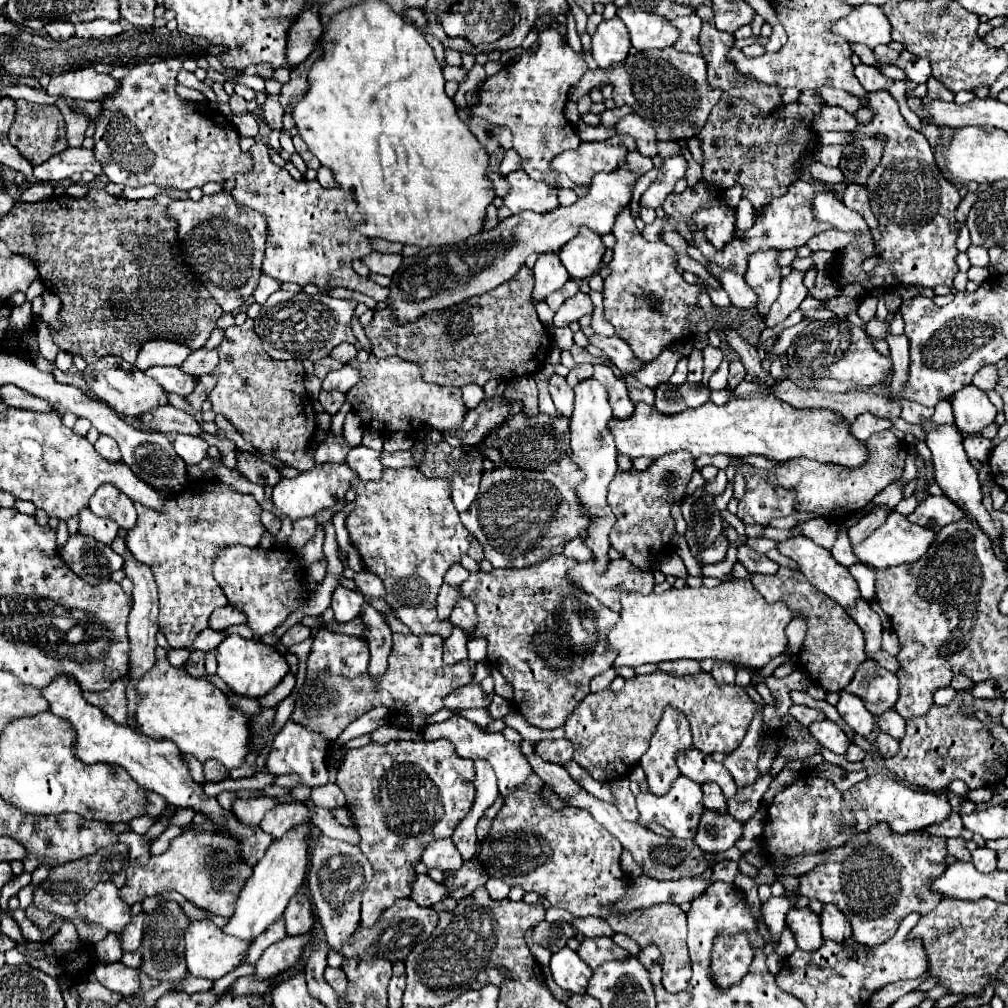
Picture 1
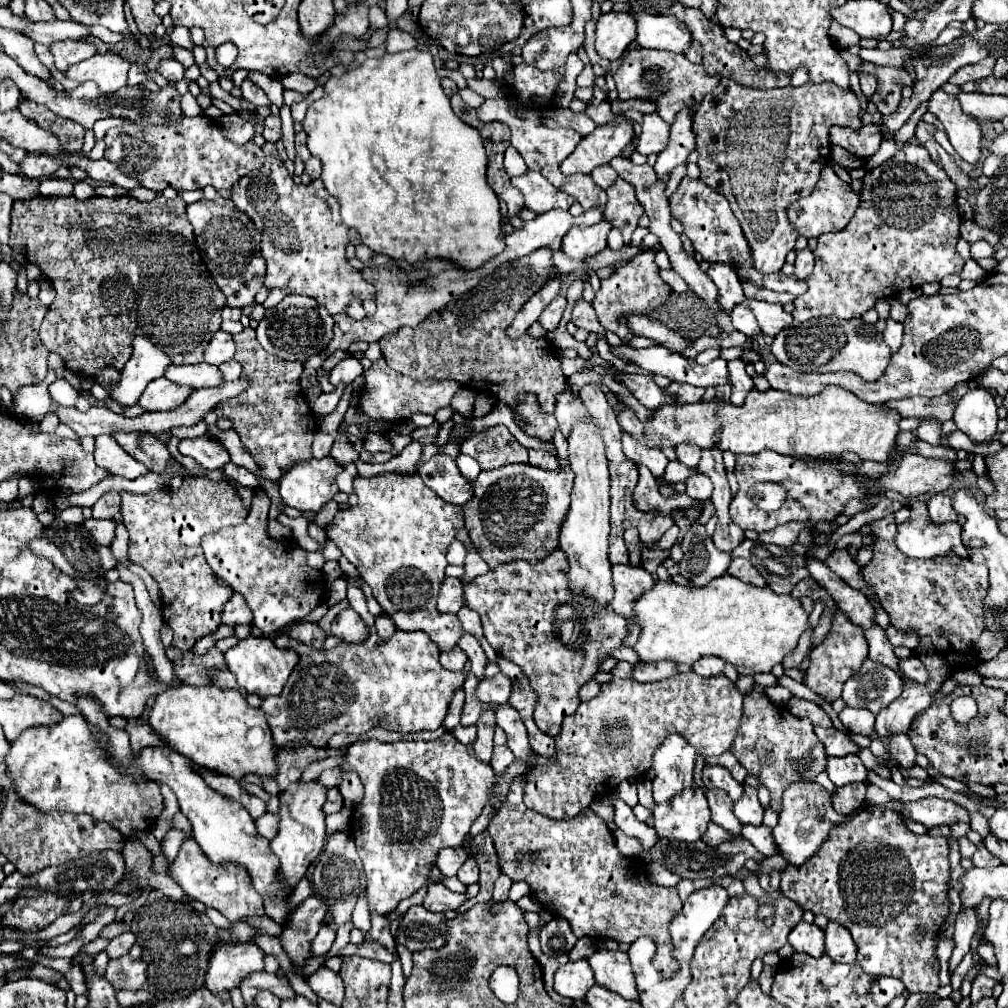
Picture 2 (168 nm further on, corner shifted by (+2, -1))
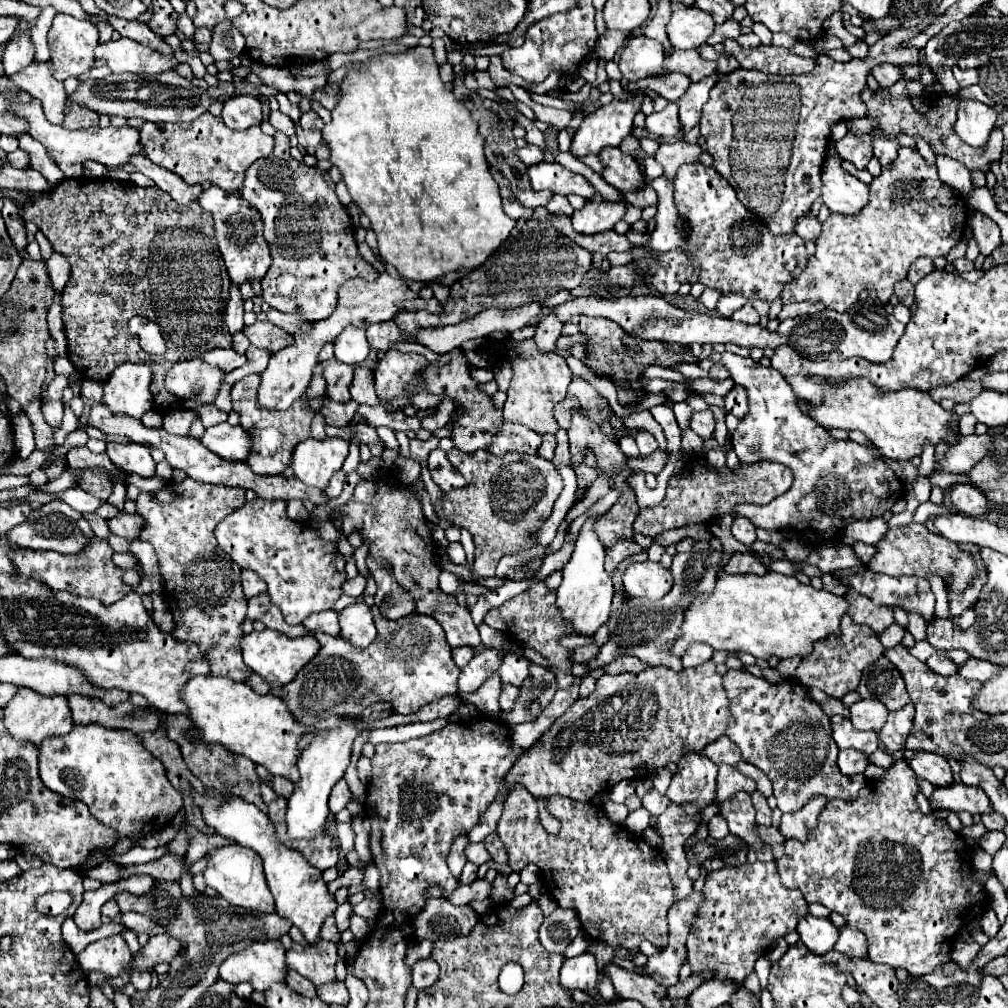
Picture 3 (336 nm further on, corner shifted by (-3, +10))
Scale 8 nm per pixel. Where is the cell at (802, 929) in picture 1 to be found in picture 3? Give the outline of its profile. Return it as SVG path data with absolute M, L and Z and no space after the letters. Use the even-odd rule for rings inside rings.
M806 914L798 922L798 934L800 940L814 952L814 954L826 954L832 950L838 938L838 928L828 918L814 918Z

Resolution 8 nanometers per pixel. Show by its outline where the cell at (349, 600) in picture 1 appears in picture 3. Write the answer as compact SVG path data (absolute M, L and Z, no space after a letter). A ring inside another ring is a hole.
M356 602L342 612L338 612L340 636L350 640L354 646L368 646L376 638L376 626L372 620L372 610L364 602Z

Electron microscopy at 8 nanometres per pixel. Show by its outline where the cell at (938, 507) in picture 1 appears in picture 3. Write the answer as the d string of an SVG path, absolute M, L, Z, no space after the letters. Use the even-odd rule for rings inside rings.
M954 484L950 488L950 502L956 512L962 512L966 516L982 516L988 512L986 498L980 490L966 486L966 484Z

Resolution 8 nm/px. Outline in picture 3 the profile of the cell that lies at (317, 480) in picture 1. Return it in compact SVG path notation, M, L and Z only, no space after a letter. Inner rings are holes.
M342 438L300 442L292 454L294 478L306 486L326 490L332 474L336 474L348 456L348 442Z

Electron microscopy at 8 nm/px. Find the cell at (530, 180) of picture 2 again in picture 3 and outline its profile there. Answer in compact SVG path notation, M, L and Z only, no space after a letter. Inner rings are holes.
M548 162L534 164L528 168L528 176L534 190L550 190L552 194L562 196L578 194L586 200L590 200L590 196L594 194L592 184L588 184L584 176L570 172L560 164L548 164Z

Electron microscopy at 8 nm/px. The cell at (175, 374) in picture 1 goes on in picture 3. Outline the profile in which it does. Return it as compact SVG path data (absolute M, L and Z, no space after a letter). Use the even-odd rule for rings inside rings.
M232 348L210 350L200 360L210 364L210 366L218 366L222 372L232 372L234 368L240 368L242 364L246 364L246 356L244 354L236 354Z

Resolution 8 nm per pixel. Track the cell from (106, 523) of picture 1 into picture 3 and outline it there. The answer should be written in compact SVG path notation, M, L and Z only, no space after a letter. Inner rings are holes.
M118 512L118 516L114 516L112 520L106 520L106 522L108 522L108 528L112 534L128 538L128 540L138 538L138 534L144 526L144 520L138 514L126 514L126 512Z

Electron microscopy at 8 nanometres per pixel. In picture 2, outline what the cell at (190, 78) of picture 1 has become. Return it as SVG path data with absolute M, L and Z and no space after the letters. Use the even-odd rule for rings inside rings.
M167 57L165 61L161 61L159 69L157 69L165 79L169 81L181 81L183 79L183 65L177 59Z

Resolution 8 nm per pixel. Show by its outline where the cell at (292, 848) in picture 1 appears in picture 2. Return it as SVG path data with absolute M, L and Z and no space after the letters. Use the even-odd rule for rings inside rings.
M313 779L309 783L301 783L301 781L291 783L279 795L281 823L279 823L277 837L271 841L271 849L281 861L279 879L285 881L289 887L295 887L299 883L299 879L307 873L311 861L315 861L315 857L321 853L321 849L327 841L325 815L321 811L323 803L325 803L325 797L327 797L327 787L319 779Z

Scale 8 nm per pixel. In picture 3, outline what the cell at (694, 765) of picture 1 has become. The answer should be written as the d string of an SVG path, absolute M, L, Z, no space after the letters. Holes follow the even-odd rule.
M720 764L718 766L718 790L716 790L716 798L722 802L726 798L730 798L730 794L738 792L738 790L744 790L748 794L752 794L756 790L756 782L742 776L734 766L728 766L728 764Z

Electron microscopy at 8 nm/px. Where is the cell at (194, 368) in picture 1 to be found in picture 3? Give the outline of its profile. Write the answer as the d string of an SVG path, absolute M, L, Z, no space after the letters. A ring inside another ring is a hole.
M232 284L232 288L230 288L230 304L228 304L228 310L226 310L226 326L228 326L228 334L234 336L236 332L242 332L242 328L244 328L242 314L244 314L242 298L240 298L238 286Z

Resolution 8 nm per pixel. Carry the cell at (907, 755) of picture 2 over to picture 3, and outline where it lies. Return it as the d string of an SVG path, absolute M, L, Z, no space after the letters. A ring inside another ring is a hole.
M916 752L912 758L904 758L916 776L926 778L934 786L950 786L954 782L950 764L946 758L930 752Z

